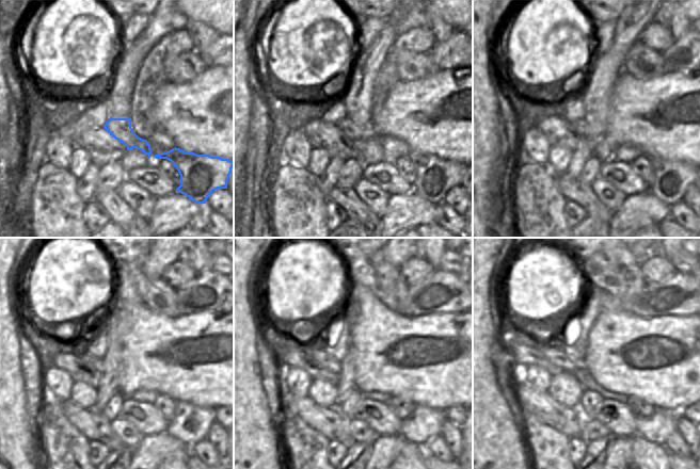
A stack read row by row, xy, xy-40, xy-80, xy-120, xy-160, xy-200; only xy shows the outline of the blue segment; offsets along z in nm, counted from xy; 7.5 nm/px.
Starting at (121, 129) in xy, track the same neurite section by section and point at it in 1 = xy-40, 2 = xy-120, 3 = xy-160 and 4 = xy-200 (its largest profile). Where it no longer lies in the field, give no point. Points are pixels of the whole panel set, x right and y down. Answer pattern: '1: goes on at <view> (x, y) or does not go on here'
1: goes on at xy-40 (359, 131)
2: goes on at xy-120 (99, 365)
3: goes on at xy-160 (321, 357)
4: goes on at xy-200 (556, 356)

